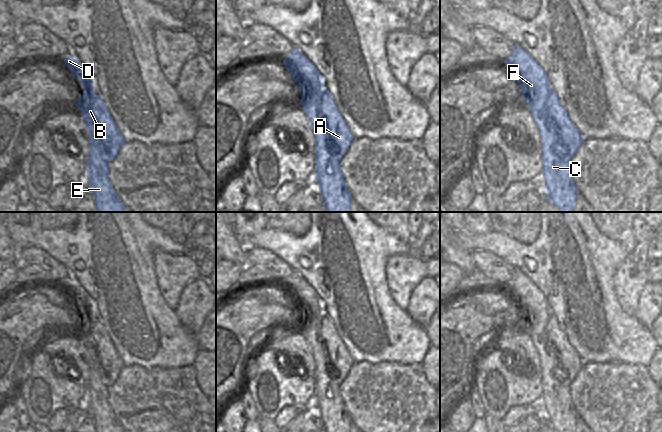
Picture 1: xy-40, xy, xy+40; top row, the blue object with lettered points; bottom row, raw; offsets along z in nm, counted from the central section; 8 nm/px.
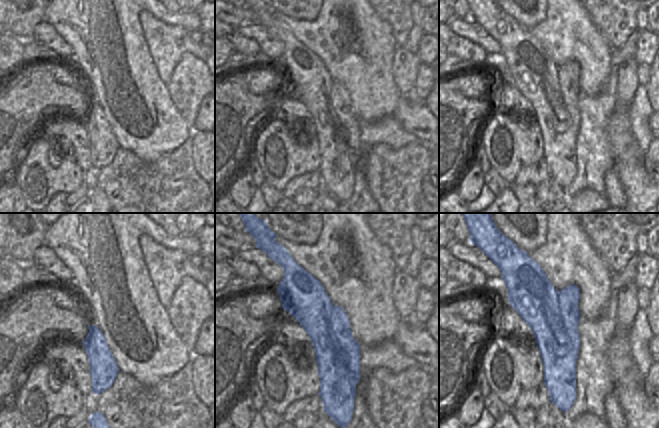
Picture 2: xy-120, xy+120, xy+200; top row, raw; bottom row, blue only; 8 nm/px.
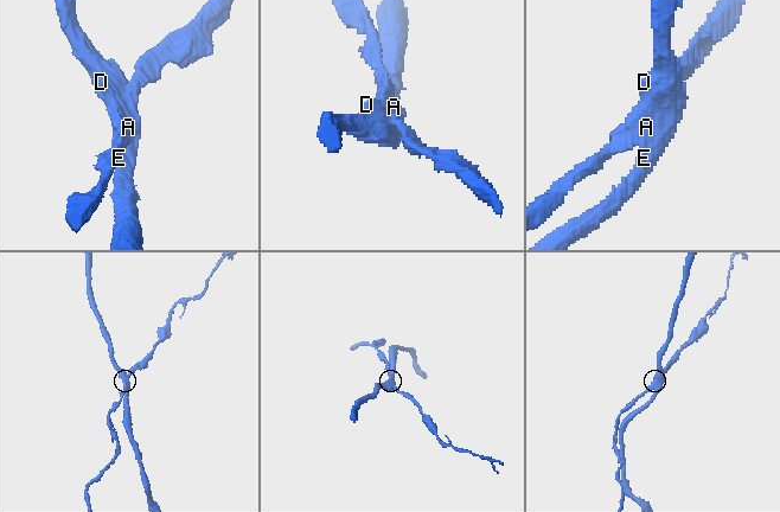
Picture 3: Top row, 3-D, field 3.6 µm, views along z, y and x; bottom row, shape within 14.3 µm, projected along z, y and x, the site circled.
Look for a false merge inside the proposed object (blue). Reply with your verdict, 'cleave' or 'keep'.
cleave

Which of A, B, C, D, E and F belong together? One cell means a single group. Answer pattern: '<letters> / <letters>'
A / B C D E F

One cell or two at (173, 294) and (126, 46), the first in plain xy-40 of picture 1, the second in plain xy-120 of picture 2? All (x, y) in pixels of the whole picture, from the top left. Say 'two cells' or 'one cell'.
two cells

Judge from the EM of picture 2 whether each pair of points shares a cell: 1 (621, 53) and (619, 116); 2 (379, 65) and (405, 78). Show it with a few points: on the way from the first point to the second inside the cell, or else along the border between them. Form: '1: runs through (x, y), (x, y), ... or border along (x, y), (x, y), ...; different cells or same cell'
1: border along (633, 57), (623, 60), (617, 65); different cells
2: border along (395, 48), (392, 76), (400, 93); different cells

